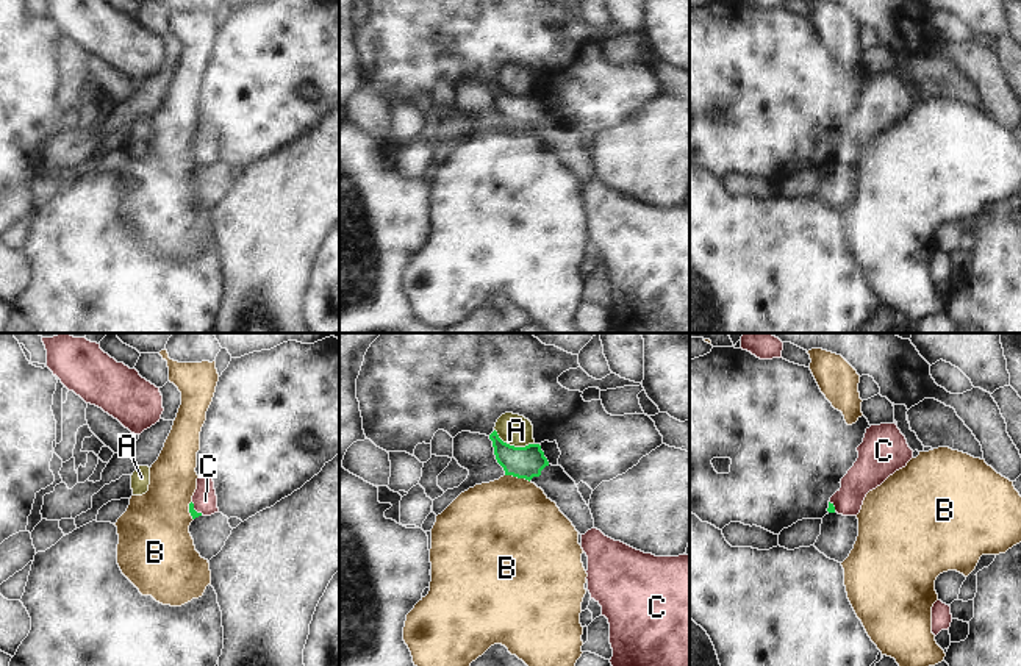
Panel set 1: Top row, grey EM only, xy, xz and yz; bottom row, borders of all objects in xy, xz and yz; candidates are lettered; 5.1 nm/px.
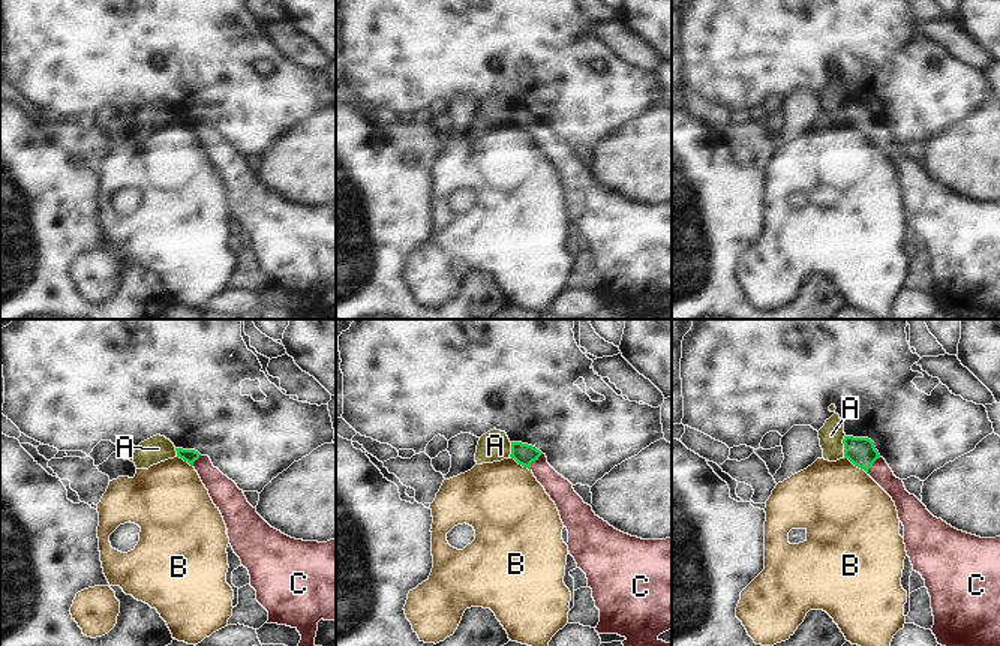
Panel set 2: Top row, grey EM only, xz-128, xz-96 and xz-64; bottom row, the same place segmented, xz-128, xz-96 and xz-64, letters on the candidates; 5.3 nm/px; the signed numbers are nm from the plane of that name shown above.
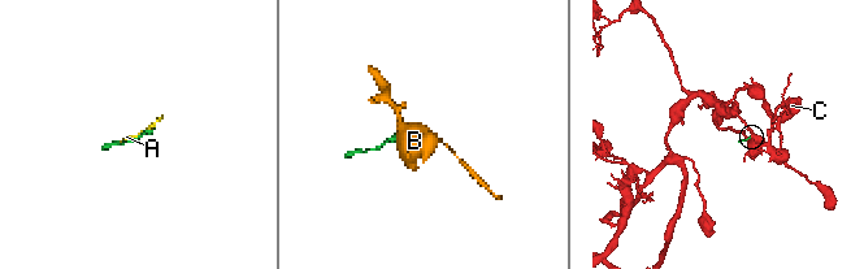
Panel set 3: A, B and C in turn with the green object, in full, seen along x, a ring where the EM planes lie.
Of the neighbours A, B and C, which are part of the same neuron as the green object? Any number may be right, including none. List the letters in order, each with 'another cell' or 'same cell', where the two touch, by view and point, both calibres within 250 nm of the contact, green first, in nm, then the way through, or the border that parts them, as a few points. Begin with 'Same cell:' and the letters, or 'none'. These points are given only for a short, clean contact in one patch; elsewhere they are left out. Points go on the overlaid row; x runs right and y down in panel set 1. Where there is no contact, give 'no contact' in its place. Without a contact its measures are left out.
Same cell: C
A: another cell; meets green in xz at (513, 446); 160 nm thick on the green side, 160 nm on the other
B: another cell; meets green in xz at (518, 477); 160 nm thick on the green side, 480 nm on the other; border along xz (505, 474), (524, 477), (529, 482)
C: same cell; meets green in xy at (194, 510); 40 nm thick on the green side, 130 nm on the other; runs through xy (193, 512), (194, 510), (205, 501)

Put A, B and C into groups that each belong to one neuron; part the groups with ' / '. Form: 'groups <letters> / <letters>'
groups A / B / C

